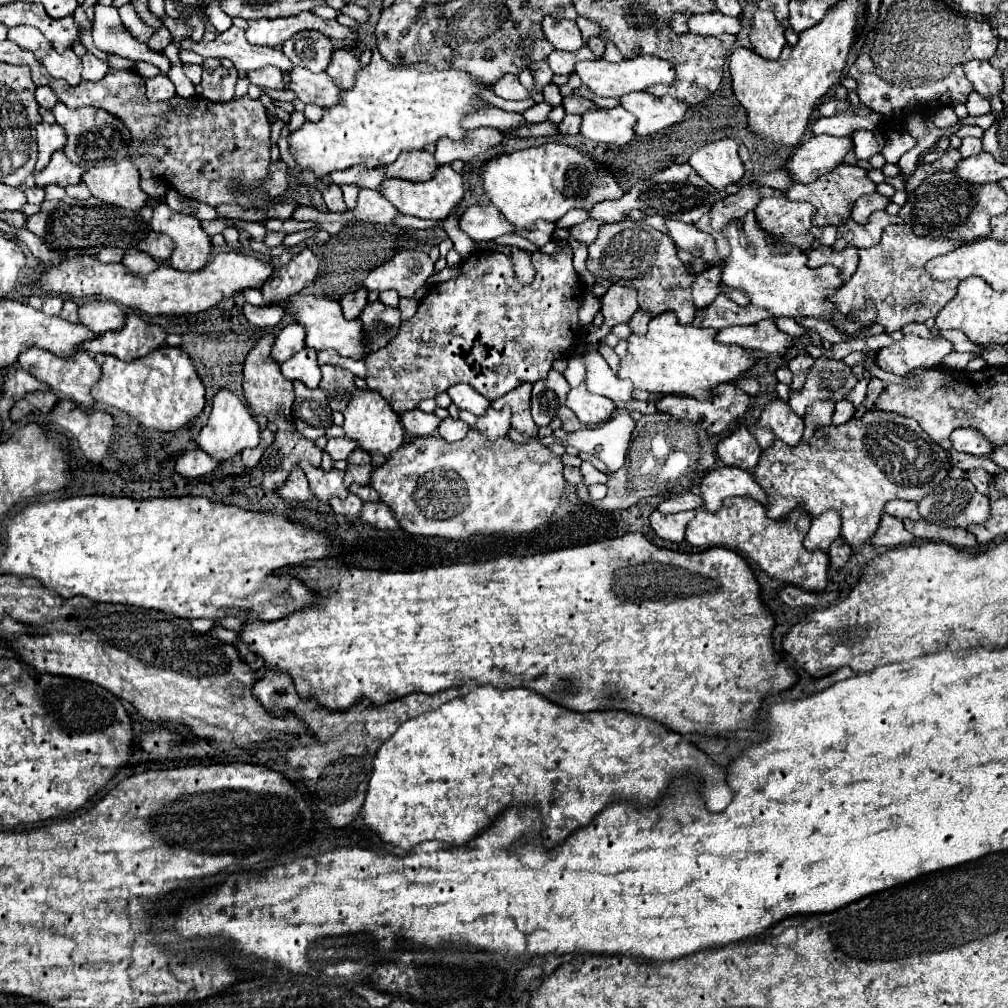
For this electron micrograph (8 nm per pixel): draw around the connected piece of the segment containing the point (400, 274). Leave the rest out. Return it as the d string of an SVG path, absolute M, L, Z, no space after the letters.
M400 251L394 255L394 259L370 271L364 285L368 291L376 293L394 289L400 297L414 297L416 289L420 289L432 273L434 263L430 261L428 253Z

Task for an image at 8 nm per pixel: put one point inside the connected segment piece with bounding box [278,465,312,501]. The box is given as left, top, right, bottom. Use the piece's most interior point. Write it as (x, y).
(296, 487)

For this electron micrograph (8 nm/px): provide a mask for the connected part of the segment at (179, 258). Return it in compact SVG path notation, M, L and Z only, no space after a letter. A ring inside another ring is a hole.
M160 203L154 209L150 225L154 231L174 239L176 251L170 257L170 265L174 269L196 273L208 263L208 257L212 255L212 243L196 217L176 213L166 203Z

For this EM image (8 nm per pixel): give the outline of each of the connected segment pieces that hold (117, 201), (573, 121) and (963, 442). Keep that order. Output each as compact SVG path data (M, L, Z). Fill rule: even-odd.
M122 159L110 167L94 167L82 175L82 181L90 193L104 203L134 213L148 203L148 195L140 189L140 173L130 159Z
M566 115L564 121L558 125L560 133L564 133L564 135L578 135L580 133L580 121L582 121L582 115Z
M956 429L950 439L952 439L952 447L956 451L964 451L964 453L972 453L972 455L986 457L994 449L994 445L990 441L986 441L986 437L978 429Z

